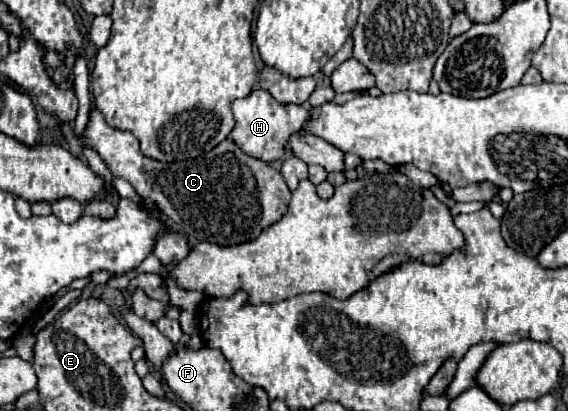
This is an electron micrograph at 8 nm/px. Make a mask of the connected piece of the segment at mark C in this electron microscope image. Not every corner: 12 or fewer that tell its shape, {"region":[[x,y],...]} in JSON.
{"region":[[88,114],[84,146],[192,244],[254,240],[288,210],[280,170],[230,136],[196,160],[142,156]]}

